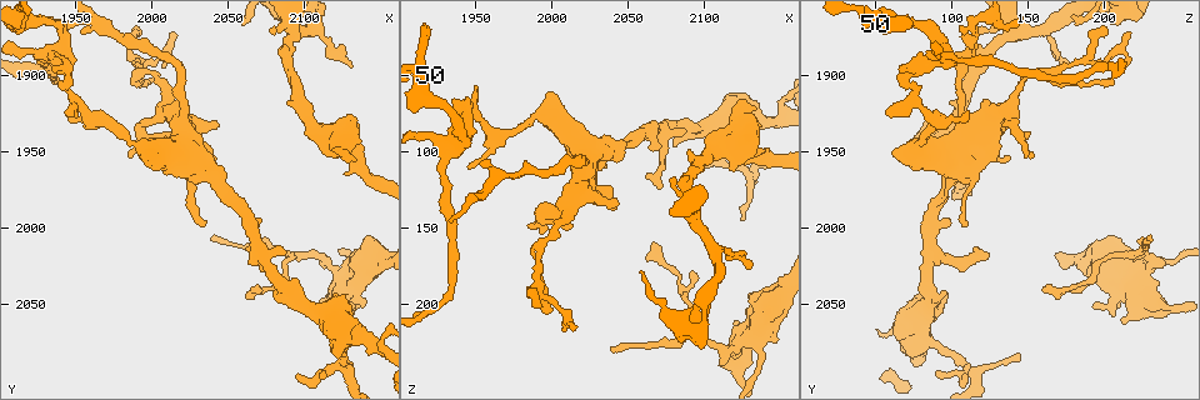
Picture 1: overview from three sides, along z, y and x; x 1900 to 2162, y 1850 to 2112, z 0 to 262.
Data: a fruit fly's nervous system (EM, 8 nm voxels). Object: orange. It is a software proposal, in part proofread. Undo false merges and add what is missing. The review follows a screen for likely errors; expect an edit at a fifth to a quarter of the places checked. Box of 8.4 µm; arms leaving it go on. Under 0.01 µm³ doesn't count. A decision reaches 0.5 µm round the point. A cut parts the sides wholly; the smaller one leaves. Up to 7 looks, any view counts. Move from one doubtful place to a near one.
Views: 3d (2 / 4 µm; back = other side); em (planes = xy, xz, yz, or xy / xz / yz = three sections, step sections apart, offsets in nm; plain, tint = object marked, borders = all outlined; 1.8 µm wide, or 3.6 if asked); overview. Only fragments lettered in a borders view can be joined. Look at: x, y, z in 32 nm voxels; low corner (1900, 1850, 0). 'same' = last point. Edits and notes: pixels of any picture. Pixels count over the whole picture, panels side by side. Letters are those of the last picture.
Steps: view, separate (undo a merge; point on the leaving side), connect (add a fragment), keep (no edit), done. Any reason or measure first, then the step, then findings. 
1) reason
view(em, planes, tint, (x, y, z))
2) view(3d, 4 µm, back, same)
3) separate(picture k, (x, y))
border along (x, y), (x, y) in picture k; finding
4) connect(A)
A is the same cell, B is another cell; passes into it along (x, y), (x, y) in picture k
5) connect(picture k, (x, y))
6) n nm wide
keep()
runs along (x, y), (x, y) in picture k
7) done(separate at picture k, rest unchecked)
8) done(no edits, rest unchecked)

tapers out
view(em, xy, step 8, tint, (2040, 2008, 230))

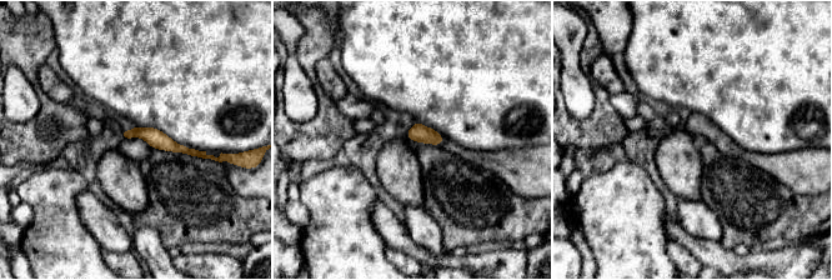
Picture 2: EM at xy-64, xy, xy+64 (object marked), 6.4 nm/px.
what lies round it
view(em, xy, step 8, borders, same)

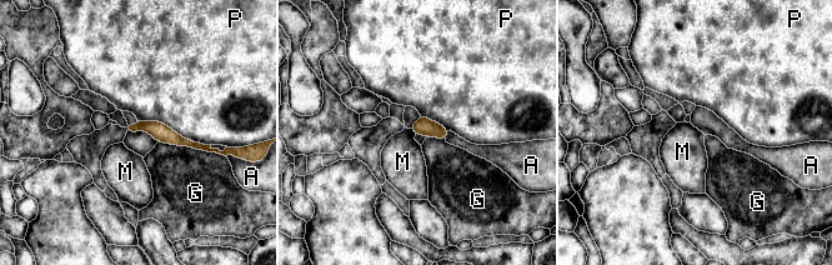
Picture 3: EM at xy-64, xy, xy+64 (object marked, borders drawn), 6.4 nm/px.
P touches over 500 nm
keep()
A, G, M and P are other cells; runs along (133, 128), (150, 126), (208, 148) in picture 3; no lettered fragment goes on from it

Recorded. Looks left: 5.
free end
view(3d, 4 µm, (2080, 1868, 118))

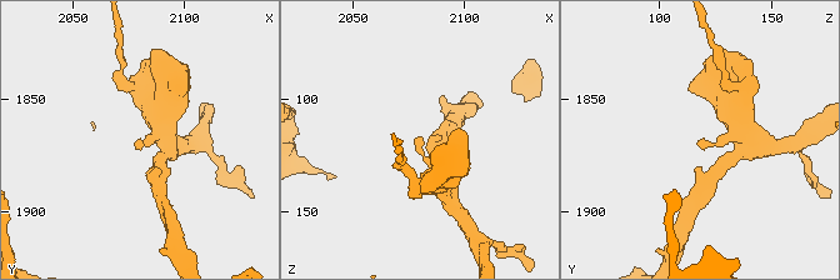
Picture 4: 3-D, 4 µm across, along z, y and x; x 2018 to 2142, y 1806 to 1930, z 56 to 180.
need the tissue
view(em, planes, borders, (2080, 1870, 117))

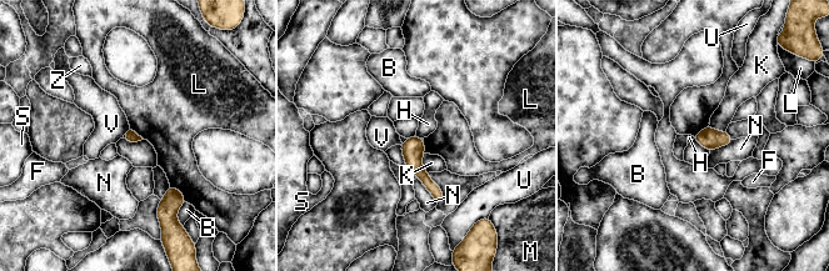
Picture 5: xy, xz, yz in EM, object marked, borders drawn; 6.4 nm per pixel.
keep()
B, F, H, K, L, M, N, S, U, V and Z are other cells; no lettered fragment goes on from it

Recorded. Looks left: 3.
branch point
view(em, xy, step 8, borders, (1950, 1916, 74))

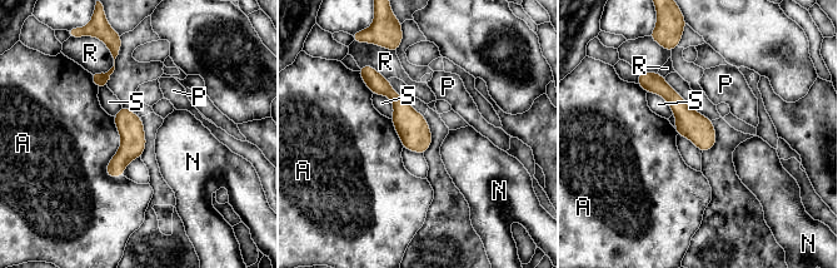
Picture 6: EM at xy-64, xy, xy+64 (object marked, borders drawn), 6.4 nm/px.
170 nm wide
separate(picture 6, (114, 44))
A, N, P, R and S are other cells; a second cell is stuck on

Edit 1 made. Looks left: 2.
done(separate at picture 6, rest unchecked)

